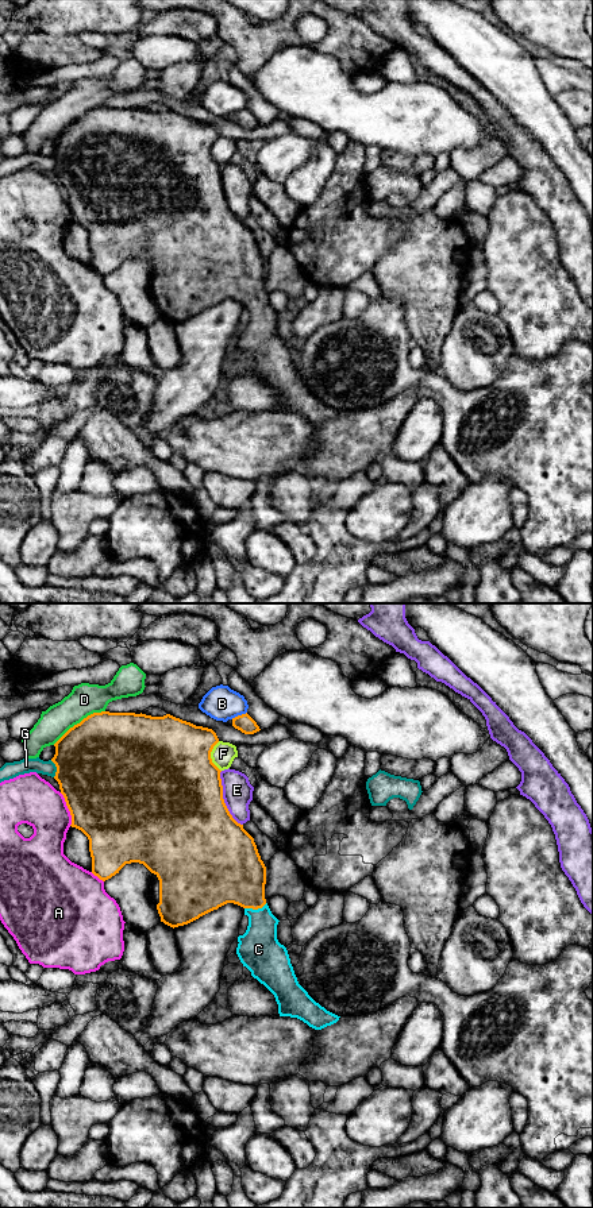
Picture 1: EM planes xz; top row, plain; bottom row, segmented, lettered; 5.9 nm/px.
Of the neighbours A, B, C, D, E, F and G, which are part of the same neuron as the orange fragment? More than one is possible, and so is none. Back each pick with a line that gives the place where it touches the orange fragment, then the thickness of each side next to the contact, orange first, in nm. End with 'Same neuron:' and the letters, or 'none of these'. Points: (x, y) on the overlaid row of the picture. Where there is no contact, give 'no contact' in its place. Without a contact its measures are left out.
C: meets orange in xz at (255, 909); 360 nm thick on the orange side, 260 nm on the other
Same neuron: C

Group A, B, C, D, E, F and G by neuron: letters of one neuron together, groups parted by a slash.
A / B / C / D / E / F / G

